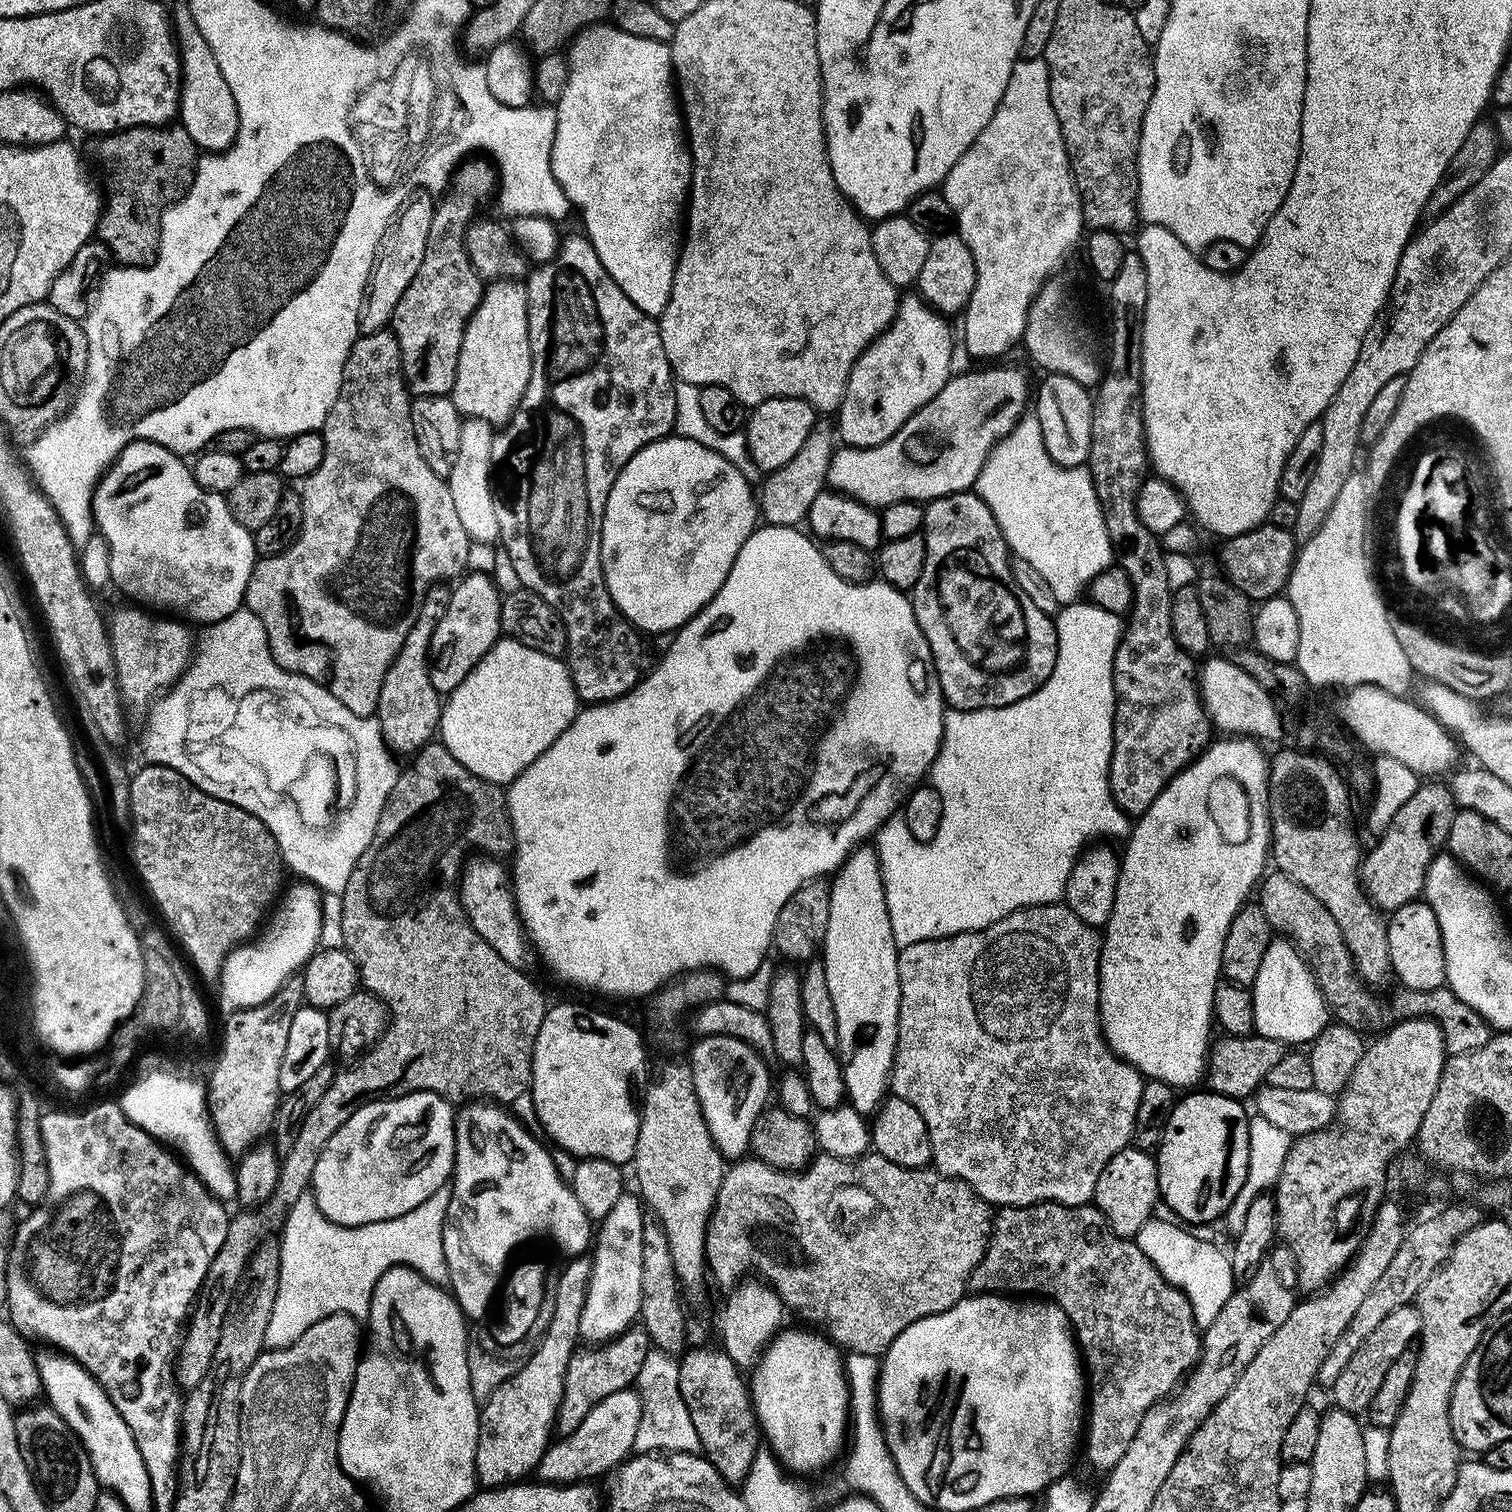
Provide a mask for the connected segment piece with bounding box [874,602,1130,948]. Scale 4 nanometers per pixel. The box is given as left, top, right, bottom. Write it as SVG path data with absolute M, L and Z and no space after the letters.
M1091 602L1065 604L1054 617L1056 637L1058 638L1058 654L1054 662L1054 670L1050 678L1034 694L1001 708L983 708L958 712L945 711L944 737L940 743L940 753L932 764L930 786L942 794L942 826L938 826L938 834L928 844L918 842L914 834L906 826L903 815L891 816L874 837L876 857L880 860L880 873L886 890L886 906L890 914L890 926L894 930L894 938L900 948L910 946L923 940L941 940L943 936L953 936L959 932L977 932L1020 908L1033 908L1039 904L1058 904L1064 900L1064 891L1068 885L1070 874L1077 860L1084 855L1093 842L1100 842L1103 836L1127 837L1130 832L1130 817L1114 802L1108 767L1112 757L1114 742L1114 722L1116 721L1116 691L1114 690L1114 658L1120 645L1120 637L1124 635L1125 625L1121 617L1110 614L1110 610L1102 610Z

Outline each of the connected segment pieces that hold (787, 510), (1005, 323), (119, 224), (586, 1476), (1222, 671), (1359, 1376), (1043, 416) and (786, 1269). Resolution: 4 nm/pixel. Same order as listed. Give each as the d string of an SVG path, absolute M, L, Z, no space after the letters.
M828 418L817 419L814 430L806 438L806 443L786 466L767 473L758 488L758 512L765 525L773 528L791 528L800 526L808 519L808 511L818 498L818 494L825 491L828 484L828 471L832 455L838 447L838 428Z
M1043 59L1017 60L1010 82L1006 82L1006 94L1002 94L1002 102L998 102L998 110L994 110L994 118L986 122L986 130L974 138L970 150L954 162L942 191L954 210L956 228L966 246L970 246L978 270L974 294L962 316L964 344L970 355L984 360L980 362L992 362L995 356L1006 355L1023 341L1033 298L1046 281L1053 279L1055 272L1052 271L1071 254L1076 243L1076 247L1081 243L1086 232L1080 191L1076 189L1058 114L1050 102L1048 65Z
M165 126L162 128L128 128L124 132L114 132L103 137L104 140L100 144L100 156L106 163L112 164L112 177L108 180L108 192L106 188L106 199L102 204L100 213L100 223L98 225L99 243L108 247L111 259L117 265L127 266L130 268L142 268L152 263L156 259L156 253L160 250L160 219L165 208L169 204L180 199L185 191L186 185L196 174L196 161L198 159L198 149L194 138L190 138L190 134L186 134L186 130L179 126Z
M635 1387L623 1388L618 1390L618 1394L610 1394L610 1398L598 1402L598 1406L594 1406L594 1410L590 1410L590 1414L586 1414L586 1418L582 1418L582 1422L578 1422L575 1428L564 1434L560 1441L557 1439L549 1443L544 1456L534 1469L535 1475L540 1475L537 1477L545 1484L573 1484L595 1481L595 1476L600 1476L603 1472L608 1474L619 1468L633 1455L635 1434L638 1431L639 1419L642 1418L642 1406L640 1395Z
M1235 659L1208 660L1198 672L1198 687L1204 711L1209 720L1224 734L1241 734L1246 738L1259 737L1261 741L1276 740L1284 732L1284 724L1280 721L1277 701L1272 693L1266 691L1246 670L1236 665Z
M1412 1304L1402 1306L1389 1314L1386 1319L1358 1346L1354 1358L1346 1364L1346 1370L1338 1374L1338 1382L1330 1389L1331 1403L1337 1408L1353 1414L1363 1413L1372 1404L1374 1394L1378 1394L1378 1386L1382 1386L1382 1378L1386 1378L1386 1370L1402 1354L1402 1350L1413 1347L1414 1341L1420 1335L1420 1311Z
M1048 374L1043 378L1045 380L1041 382L1040 389L1034 392L1034 415L1038 418L1038 426L1042 426L1042 442L1046 446L1046 454L1050 454L1053 462L1064 468L1087 465L1093 401L1089 389L1074 382L1074 378L1066 378L1062 374Z
M820 1154L807 1168L798 1172L780 1172L755 1158L740 1158L733 1164L736 1165L733 1168L731 1165L724 1173L706 1230L706 1258L711 1279L716 1279L728 1290L741 1283L749 1273L756 1274L756 1271L760 1271L759 1275L780 1295L785 1309L792 1311L793 1308L805 1320L801 1320L805 1325L815 1326L833 1344L849 1353L883 1357L894 1338L898 1338L898 1334L902 1334L906 1326L927 1316L950 1310L950 1306L963 1300L969 1291L970 1278L988 1249L988 1237L992 1234L994 1219L993 1205L982 1199L966 1182L952 1180L931 1167L903 1168L875 1154L865 1154L859 1158Z

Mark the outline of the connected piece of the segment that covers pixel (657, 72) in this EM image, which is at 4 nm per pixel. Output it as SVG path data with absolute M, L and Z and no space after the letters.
M593 26L580 33L571 41L567 49L568 77L566 90L562 98L556 101L556 129L554 130L554 146L552 147L552 169L554 178L558 178L558 186L566 194L569 205L580 211L584 219L583 231L588 241L594 246L598 258L602 258L602 266L622 286L626 298L638 306L647 316L659 318L666 310L666 302L670 302L670 290L674 282L676 261L680 258L682 247L682 225L686 220L686 205L692 186L692 153L686 143L686 129L682 123L682 108L678 103L678 92L674 87L674 73L672 71L672 50L668 44L650 42L646 38L634 38L634 34L626 34L615 26Z

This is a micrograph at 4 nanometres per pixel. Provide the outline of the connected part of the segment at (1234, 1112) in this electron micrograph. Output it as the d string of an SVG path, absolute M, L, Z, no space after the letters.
M1192 1090L1187 1093L1185 1100L1177 1099L1169 1114L1167 1123L1164 1126L1162 1143L1159 1145L1158 1151L1155 1153L1156 1165L1158 1166L1158 1186L1160 1187L1160 1200L1168 1204L1180 1215L1181 1221L1187 1222L1189 1225L1194 1224L1210 1224L1219 1221L1221 1217L1228 1211L1229 1206L1234 1202L1235 1195L1242 1188L1242 1184L1246 1181L1247 1164L1248 1164L1248 1123L1249 1113L1244 1113L1245 1105L1239 1100L1231 1100L1228 1096L1220 1096L1217 1092L1211 1090Z

